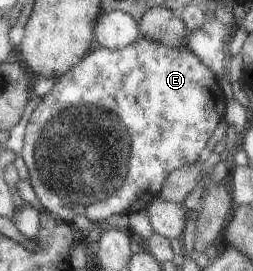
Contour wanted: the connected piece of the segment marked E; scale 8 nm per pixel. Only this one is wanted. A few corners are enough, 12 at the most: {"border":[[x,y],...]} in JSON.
{"border":[[98,45],[22,157],[74,225],[146,210],[227,99],[186,47]]}

